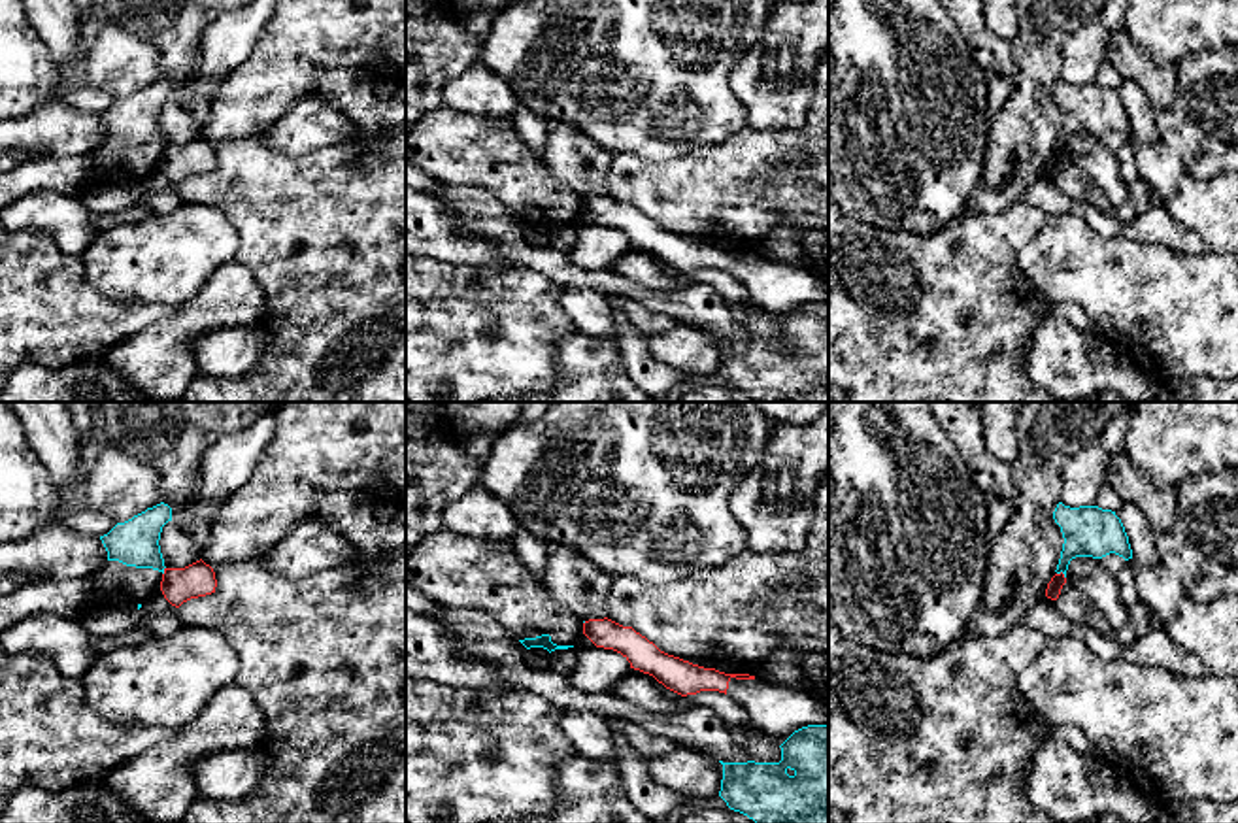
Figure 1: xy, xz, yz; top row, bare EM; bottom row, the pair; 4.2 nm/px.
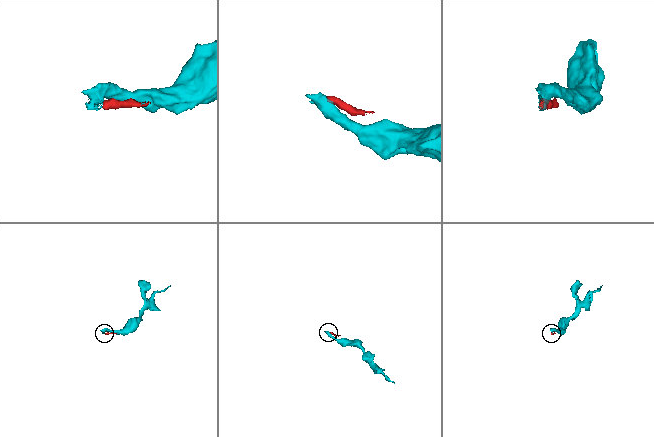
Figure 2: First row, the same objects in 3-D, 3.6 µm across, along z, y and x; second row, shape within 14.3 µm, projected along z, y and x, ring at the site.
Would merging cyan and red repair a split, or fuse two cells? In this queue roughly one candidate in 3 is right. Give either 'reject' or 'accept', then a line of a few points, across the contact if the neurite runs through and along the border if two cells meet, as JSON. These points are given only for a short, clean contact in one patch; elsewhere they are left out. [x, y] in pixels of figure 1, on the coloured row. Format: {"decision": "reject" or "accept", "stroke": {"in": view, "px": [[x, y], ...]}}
{"decision": "reject", "stroke": {"in": "yz", "px": [[1057, 572], [1065, 578]]}}

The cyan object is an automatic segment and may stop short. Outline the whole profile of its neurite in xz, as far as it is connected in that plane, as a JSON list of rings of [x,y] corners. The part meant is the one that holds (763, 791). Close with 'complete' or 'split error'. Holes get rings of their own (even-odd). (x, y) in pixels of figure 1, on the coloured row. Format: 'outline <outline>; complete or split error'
outline [[[828,725],[795,731],[779,763],[723,763],[719,797],[755,823],[828,823]]]; complete

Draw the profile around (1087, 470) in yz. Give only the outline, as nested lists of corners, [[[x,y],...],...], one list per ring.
[[[1098,442],[1072,455],[1062,470],[1059,502],[1070,508],[1095,506],[1100,489],[1108,485],[1110,461],[1112,453]]]

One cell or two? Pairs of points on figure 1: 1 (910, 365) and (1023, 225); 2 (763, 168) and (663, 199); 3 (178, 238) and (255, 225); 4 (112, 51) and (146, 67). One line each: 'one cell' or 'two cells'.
1: one cell
2: one cell
3: two cells
4: one cell

